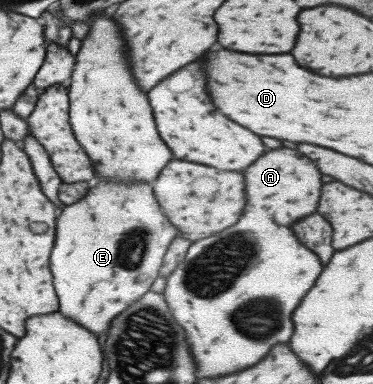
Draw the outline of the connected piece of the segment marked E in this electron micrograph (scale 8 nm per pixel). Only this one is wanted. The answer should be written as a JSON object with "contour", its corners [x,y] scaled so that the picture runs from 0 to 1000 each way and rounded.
{"contour":[[[311,469],[263,471],[209,529],[172,534],[150,570],[150,622],[134,659],[134,711],[153,768],[155,810],[225,849],[252,872],[284,862],[295,833],[397,758],[426,719],[440,656],[475,615],[464,589],[424,539],[402,477],[322,479]]]}

